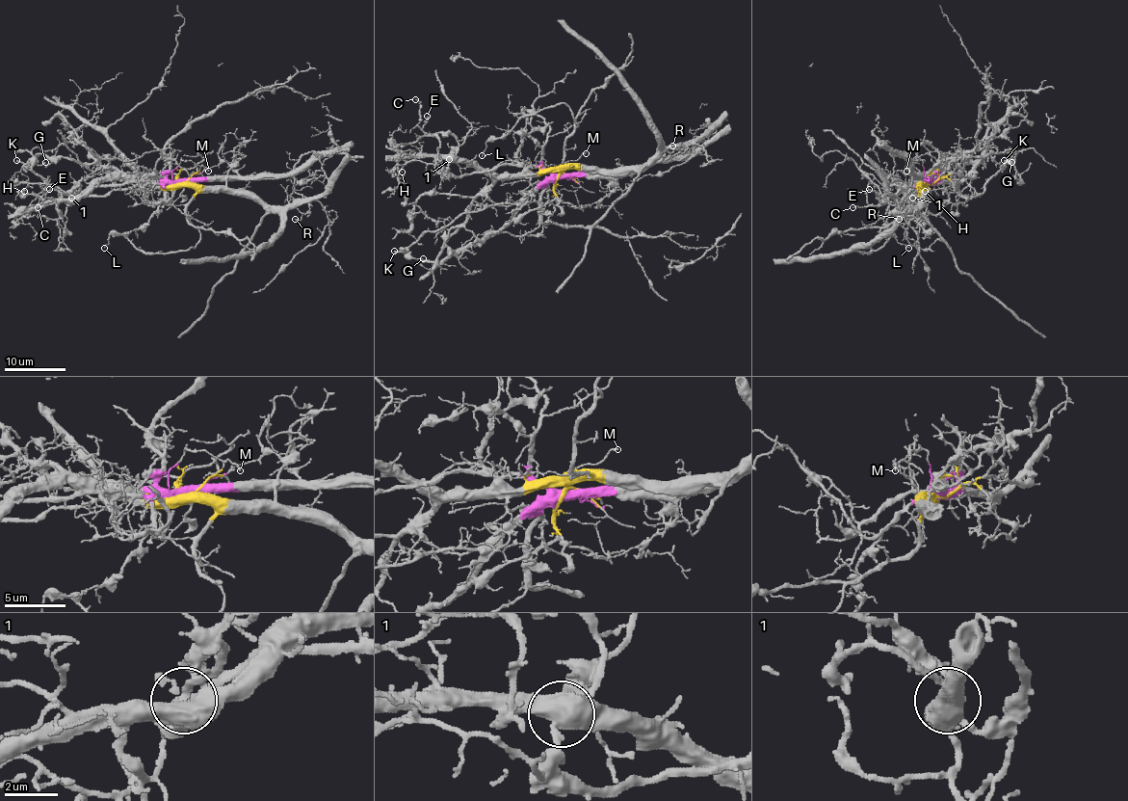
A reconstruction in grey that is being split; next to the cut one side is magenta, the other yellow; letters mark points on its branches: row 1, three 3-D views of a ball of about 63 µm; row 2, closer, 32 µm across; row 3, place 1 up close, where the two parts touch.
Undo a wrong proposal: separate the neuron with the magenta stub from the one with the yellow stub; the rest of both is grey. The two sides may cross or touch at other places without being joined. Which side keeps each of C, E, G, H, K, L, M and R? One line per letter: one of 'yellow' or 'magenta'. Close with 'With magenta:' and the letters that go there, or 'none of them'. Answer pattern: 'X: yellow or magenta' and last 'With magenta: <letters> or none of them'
C: yellow
E: yellow
G: magenta
H: yellow
K: magenta
L: yellow
M: magenta
R: yellow
With magenta: G, K, M

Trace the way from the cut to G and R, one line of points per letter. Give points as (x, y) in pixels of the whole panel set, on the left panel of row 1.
G: (181, 182), (140, 182), (104, 195), (73, 197), (49, 185), (29, 166), (44, 163)
R: (181, 182), (192, 187), (224, 187), (253, 192), (271, 205), (295, 207), (301, 213), (301, 218), (295, 220)

